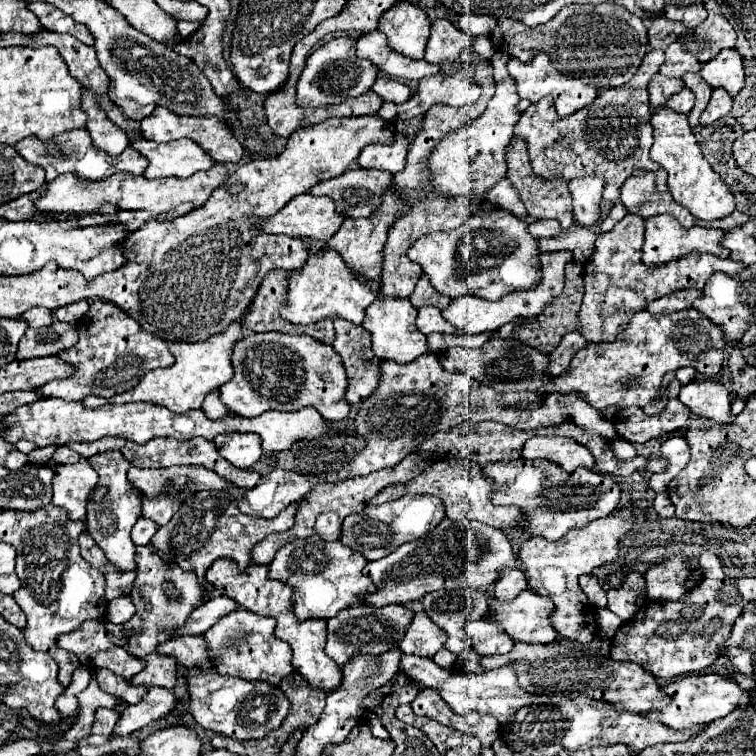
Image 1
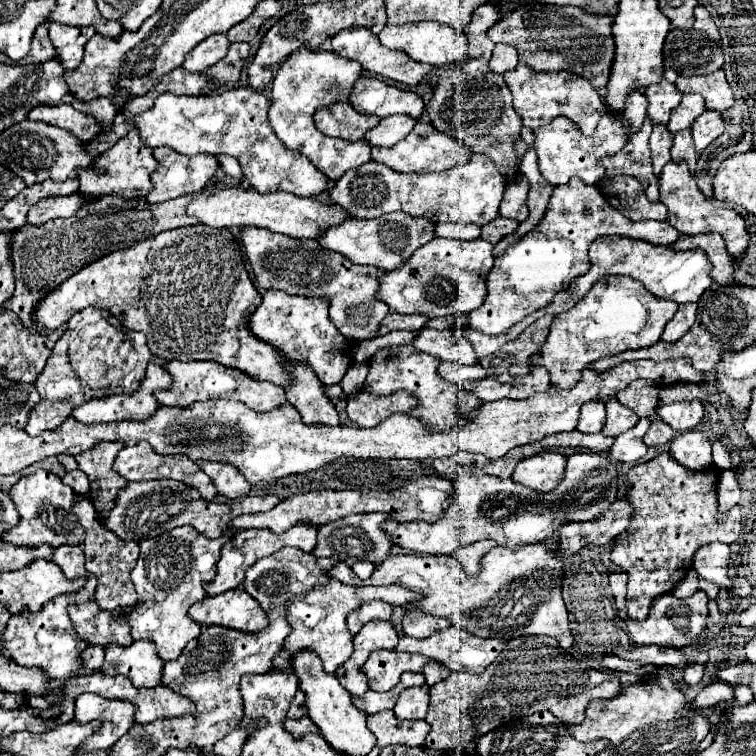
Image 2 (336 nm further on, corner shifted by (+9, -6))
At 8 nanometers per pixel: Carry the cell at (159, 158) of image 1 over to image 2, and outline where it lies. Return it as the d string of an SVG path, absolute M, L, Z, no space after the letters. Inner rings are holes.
M132 128L124 140L118 140L108 152L94 158L92 168L78 170L80 192L86 196L112 194L112 196L122 196L122 198L144 198L144 194L150 188L150 174L156 168L158 168L158 162L152 156L152 148L144 146L138 130Z

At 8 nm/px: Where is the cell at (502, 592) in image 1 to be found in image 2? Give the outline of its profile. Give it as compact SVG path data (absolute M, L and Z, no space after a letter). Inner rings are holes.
M480 540L480 542L458 548L452 556L464 564L468 574L476 574L480 570L480 556L484 556L484 552L488 552L494 546L496 544L492 540Z

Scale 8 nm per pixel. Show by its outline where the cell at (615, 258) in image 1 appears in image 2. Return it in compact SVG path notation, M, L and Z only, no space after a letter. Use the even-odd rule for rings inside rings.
M622 276L598 280L590 294L576 302L574 308L554 316L548 338L530 356L532 366L544 366L550 374L550 384L556 388L572 388L582 370L600 358L614 356L632 348L648 348L660 340L666 322L676 314L676 304L652 296L644 284Z

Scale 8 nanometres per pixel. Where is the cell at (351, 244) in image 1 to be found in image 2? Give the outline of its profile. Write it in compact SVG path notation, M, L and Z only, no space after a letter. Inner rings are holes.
M246 226L242 228L240 238L260 288L280 290L292 296L320 296L328 300L330 320L344 338L368 340L376 336L380 320L388 314L388 308L374 298L378 288L378 268L358 266L338 252L322 248L318 240L290 238L284 234L274 234L266 228Z

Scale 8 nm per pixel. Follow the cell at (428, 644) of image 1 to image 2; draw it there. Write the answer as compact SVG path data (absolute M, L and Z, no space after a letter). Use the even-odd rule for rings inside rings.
M376 650L368 656L360 670L366 674L370 690L388 692L398 684L400 674L422 672L422 666L428 662L432 660L424 660L424 656L412 656L396 650Z

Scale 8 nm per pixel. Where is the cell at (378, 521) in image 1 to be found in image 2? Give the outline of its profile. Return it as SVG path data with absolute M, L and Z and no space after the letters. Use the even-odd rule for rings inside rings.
M372 512L372 514L352 514L334 522L328 522L318 528L318 546L314 548L314 556L328 556L340 562L346 562L352 566L358 560L370 560L372 564L382 562L390 550L392 544L388 542L388 534L380 532L380 522L388 520L390 516L384 516L384 512Z

